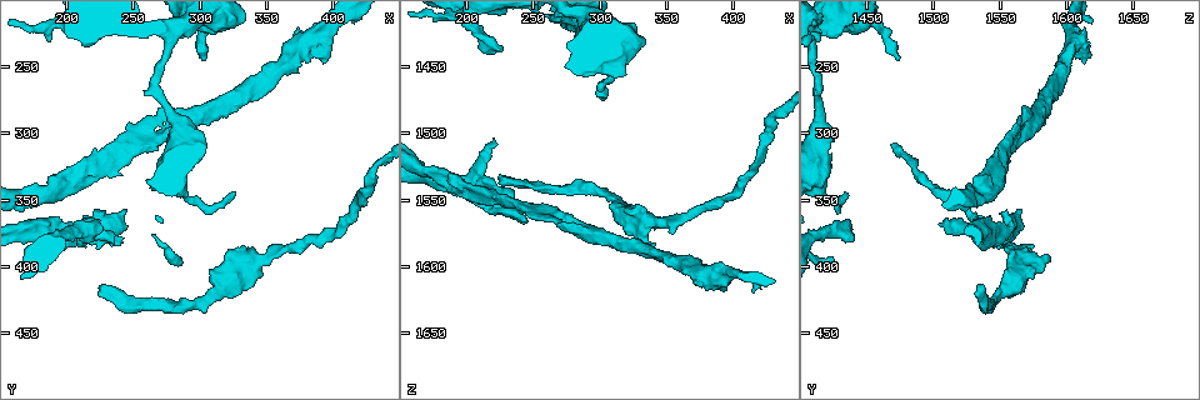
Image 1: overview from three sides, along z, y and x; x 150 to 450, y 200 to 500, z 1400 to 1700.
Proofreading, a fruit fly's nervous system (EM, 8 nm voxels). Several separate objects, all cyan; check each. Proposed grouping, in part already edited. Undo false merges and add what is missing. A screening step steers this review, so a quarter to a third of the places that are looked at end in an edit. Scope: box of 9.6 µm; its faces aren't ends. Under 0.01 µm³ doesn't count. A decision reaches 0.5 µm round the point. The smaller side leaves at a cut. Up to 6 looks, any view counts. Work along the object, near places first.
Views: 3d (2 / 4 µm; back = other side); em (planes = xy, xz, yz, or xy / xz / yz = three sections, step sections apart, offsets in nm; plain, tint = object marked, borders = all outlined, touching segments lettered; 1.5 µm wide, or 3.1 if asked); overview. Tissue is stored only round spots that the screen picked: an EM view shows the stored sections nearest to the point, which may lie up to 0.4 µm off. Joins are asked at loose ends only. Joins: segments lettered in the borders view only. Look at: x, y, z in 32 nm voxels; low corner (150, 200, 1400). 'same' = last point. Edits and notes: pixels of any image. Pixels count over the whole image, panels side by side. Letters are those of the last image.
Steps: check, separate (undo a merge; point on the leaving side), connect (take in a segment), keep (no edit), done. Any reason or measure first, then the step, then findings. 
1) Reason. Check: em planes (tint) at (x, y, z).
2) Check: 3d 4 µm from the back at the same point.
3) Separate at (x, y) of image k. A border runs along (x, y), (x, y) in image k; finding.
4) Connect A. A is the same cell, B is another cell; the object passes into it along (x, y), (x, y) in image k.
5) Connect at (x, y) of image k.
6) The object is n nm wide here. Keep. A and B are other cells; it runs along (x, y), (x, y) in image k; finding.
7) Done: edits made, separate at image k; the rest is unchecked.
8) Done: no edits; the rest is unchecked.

An open end. Check: 3d 2 µm at (224, 364, 1508).

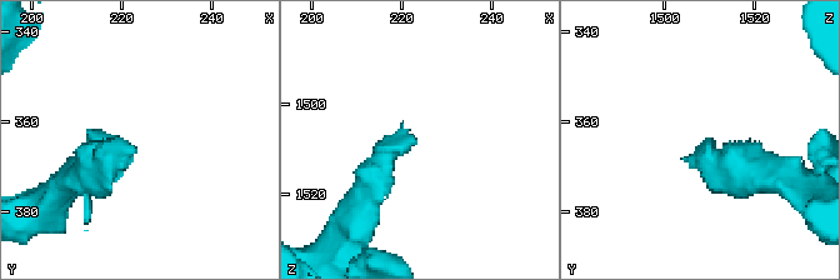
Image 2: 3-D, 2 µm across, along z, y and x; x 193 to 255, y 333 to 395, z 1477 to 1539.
Check: em xy step 4 (borders) at (223, 365, 1507).

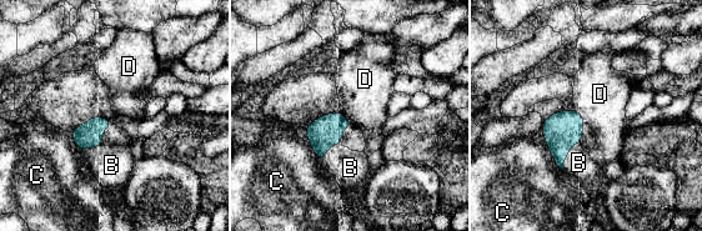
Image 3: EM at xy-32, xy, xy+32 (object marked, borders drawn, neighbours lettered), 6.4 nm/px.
The object is 140 nm wide here. Connect B. B is the same cell, C and D are other cells; it goes on there.

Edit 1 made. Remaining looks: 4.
Arms part here. Check: em xy step 8 (borders) at (286, 292, 1572).

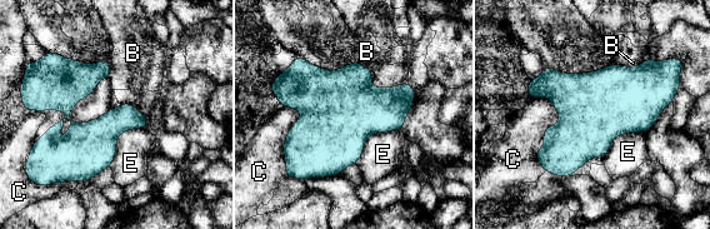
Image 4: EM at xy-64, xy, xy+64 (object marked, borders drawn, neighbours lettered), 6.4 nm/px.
The longest contact is with C, 480 nm. Keep. B, C and E are other cells; a border runs along (540, 95), (559, 115), (544, 170) in image 4; one neuron here.

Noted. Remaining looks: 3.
End of a long branch. Check: 3d 4 µm at (326, 344, 1434).

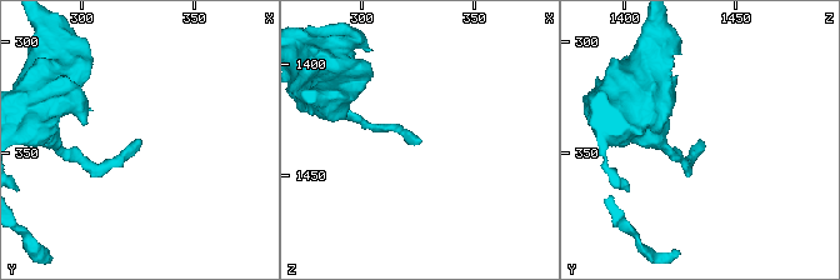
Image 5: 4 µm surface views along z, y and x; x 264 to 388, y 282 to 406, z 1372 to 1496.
Shape alone is not enough. Check: em yz step 4 (tint) at (326, 343, 1434).

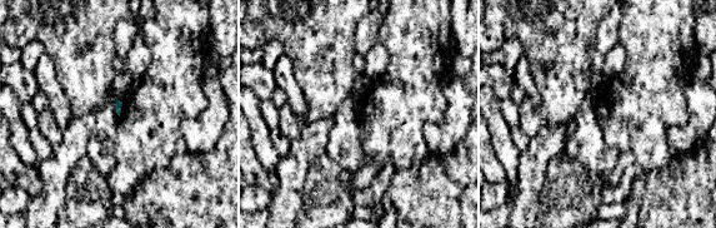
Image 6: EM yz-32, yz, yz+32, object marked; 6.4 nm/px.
Check: em planes (borders) at the same point.

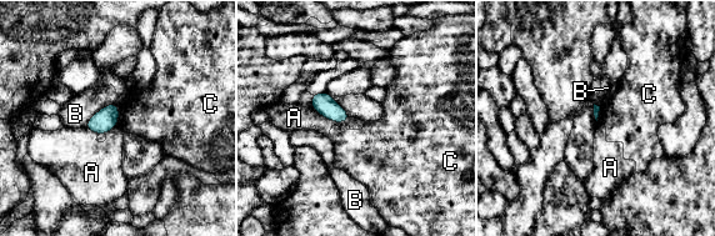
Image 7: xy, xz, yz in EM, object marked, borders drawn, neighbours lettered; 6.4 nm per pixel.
Keep. A, B and C are other cells; a border runs along (114, 103), (103, 106), (84, 126) in image 7; no lettered segment goes on from it.

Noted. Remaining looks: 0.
Done: edits made, connect at image 3; the rest is unchecked.

